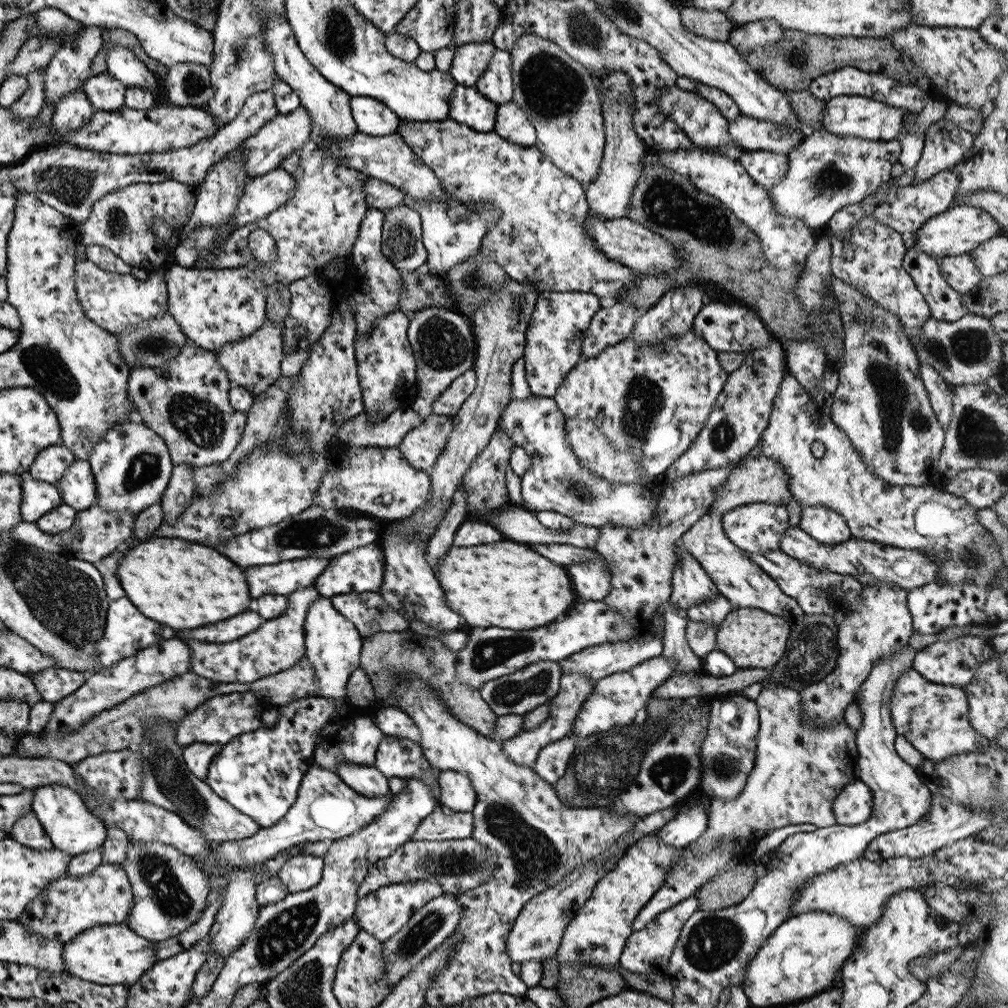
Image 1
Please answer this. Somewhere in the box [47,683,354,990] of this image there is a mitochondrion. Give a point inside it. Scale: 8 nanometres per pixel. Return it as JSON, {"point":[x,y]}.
{"point":[282,934]}

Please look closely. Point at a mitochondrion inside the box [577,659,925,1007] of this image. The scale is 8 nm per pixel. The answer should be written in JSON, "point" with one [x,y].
{"point":[712,942]}

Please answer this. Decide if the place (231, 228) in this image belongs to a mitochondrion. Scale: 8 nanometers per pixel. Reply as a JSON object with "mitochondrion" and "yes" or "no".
{"mitochondrion":"no"}

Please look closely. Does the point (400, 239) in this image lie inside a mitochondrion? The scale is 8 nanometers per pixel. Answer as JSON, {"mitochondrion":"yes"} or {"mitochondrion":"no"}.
{"mitochondrion":"yes"}

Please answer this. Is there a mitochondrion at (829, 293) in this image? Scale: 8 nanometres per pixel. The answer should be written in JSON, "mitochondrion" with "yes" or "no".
{"mitochondrion":"no"}

